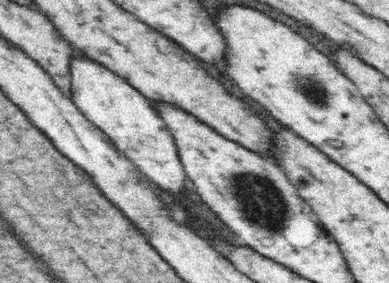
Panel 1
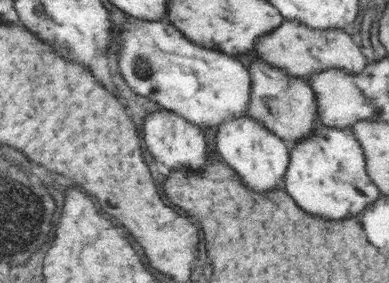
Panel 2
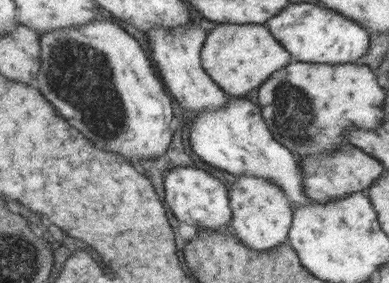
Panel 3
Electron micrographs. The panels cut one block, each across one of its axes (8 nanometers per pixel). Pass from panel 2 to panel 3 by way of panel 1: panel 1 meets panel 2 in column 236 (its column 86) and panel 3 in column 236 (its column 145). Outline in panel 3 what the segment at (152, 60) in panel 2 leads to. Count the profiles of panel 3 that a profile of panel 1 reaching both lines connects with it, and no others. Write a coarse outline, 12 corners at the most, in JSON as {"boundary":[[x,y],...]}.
{"boundary":[[253,96],[187,118],[203,162],[303,194],[297,158]]}

